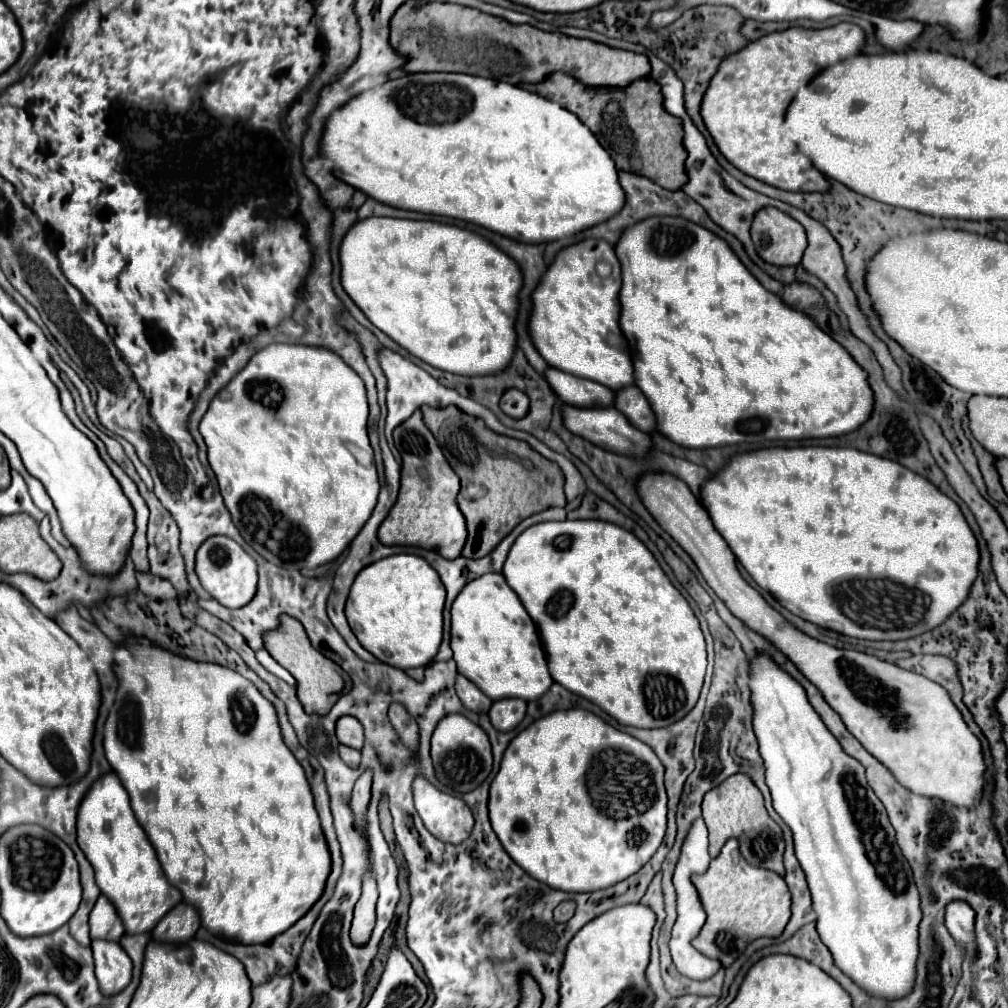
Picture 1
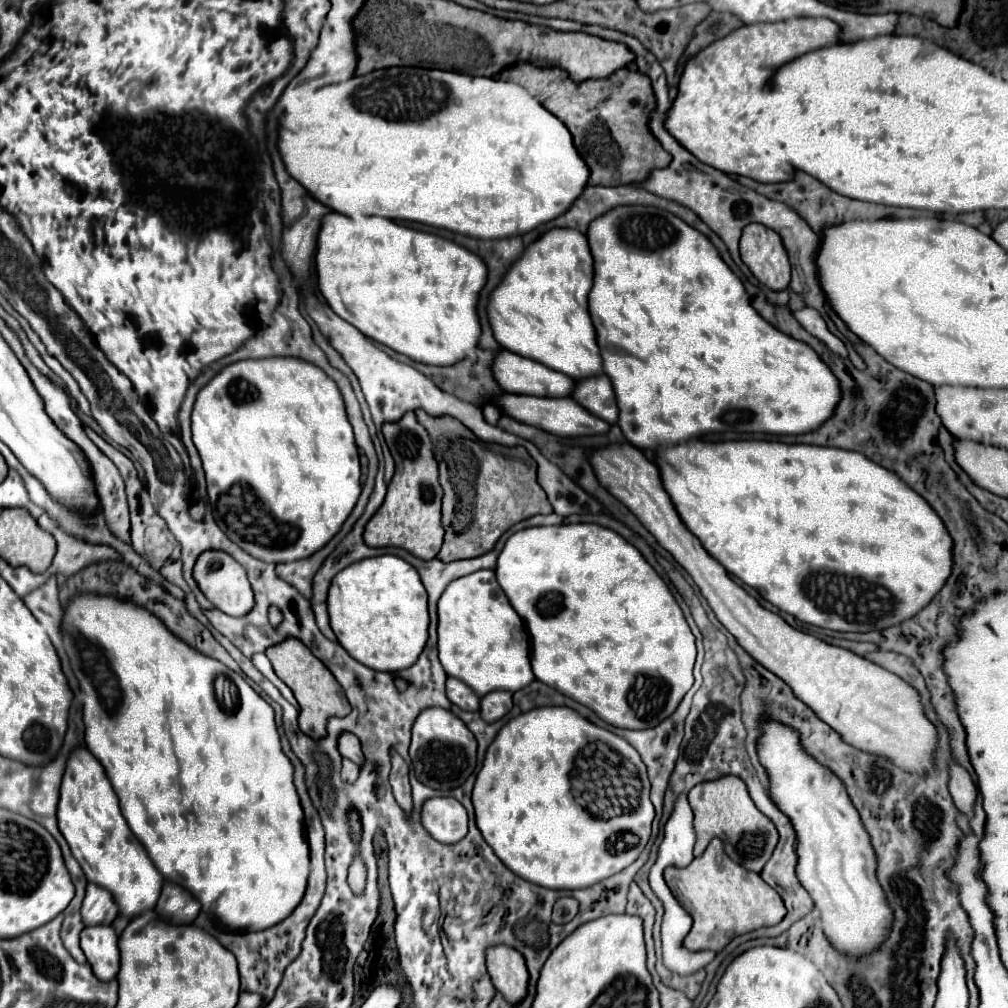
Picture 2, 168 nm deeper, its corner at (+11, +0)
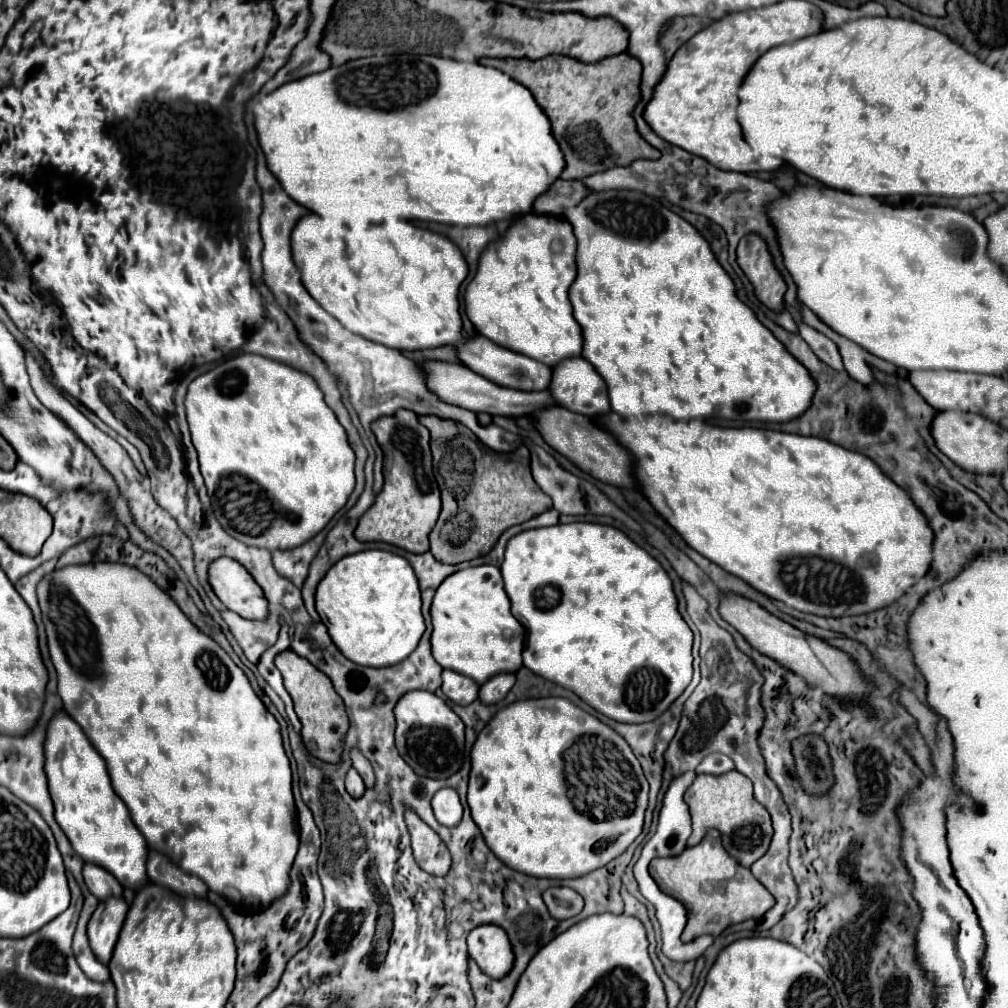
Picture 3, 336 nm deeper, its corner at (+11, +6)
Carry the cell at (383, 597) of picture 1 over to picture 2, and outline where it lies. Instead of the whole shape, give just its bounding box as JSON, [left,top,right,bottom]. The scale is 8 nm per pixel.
[327,555,427,671]

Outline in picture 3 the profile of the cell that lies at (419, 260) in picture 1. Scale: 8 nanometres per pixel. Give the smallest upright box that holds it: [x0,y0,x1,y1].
[291,213,469,351]

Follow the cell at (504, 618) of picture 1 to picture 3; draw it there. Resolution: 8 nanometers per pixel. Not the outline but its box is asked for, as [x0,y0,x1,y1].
[433,565,525,685]

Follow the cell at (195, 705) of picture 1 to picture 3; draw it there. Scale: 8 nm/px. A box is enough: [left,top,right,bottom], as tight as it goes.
[37,563,299,909]

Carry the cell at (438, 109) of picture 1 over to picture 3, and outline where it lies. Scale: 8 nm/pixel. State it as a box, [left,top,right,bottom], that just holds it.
[253,53,565,229]

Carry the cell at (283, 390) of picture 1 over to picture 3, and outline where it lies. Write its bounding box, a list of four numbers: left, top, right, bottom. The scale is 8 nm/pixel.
[185,355,355,551]

